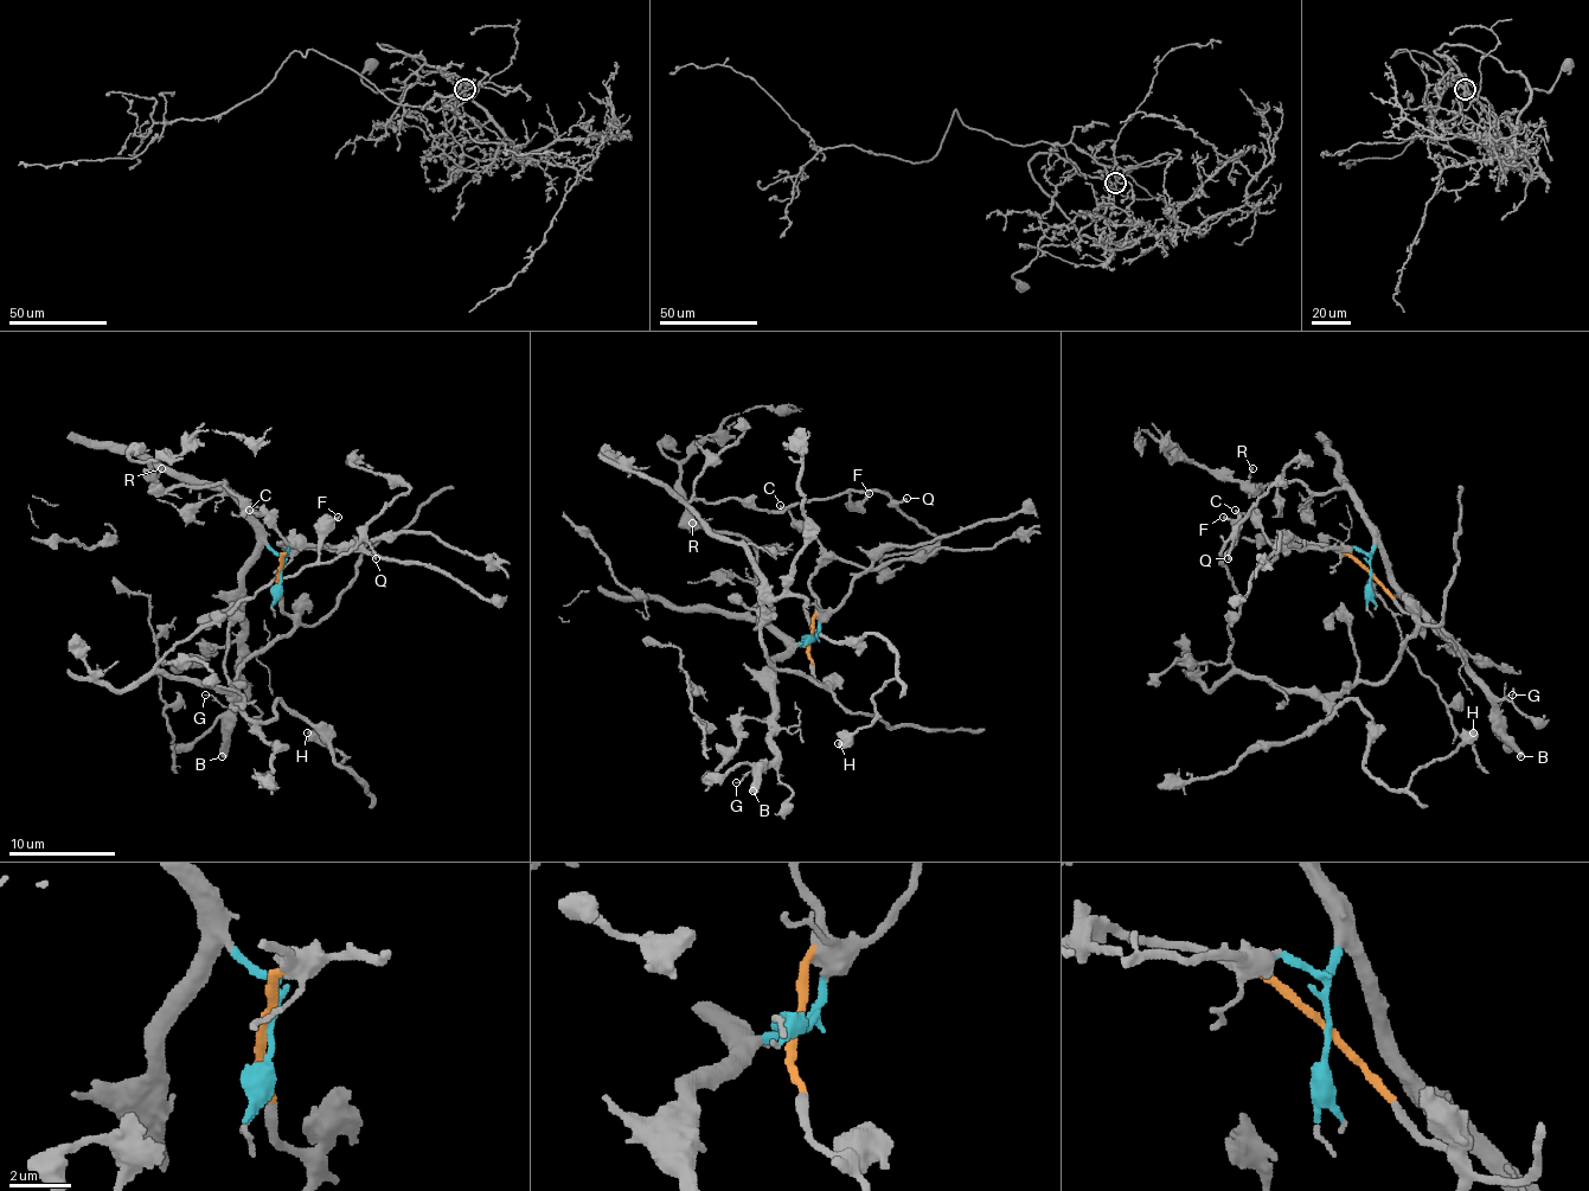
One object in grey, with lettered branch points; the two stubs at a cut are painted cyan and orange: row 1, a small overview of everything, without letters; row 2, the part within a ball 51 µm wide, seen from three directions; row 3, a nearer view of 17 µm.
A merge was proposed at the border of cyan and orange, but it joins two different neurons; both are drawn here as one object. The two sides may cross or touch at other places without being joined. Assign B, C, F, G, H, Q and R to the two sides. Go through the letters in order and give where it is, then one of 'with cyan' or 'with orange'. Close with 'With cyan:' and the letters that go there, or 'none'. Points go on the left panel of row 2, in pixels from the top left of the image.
B: (222, 756) | with cyan
C: (249, 510) | with orange
F: (338, 517) | with orange
G: (205, 695) | with cyan
H: (307, 732) | with orange
Q: (376, 558) | with orange
R: (161, 468) | with cyan
With cyan: B, G, R

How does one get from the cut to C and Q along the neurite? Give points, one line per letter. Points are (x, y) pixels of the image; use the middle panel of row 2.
C: (811, 640), (815, 615), (815, 596), (811, 589), (821, 546), (781, 506)
Q: (811, 640), (824, 685), (764, 653), (762, 572), (687, 506), (907, 498)

